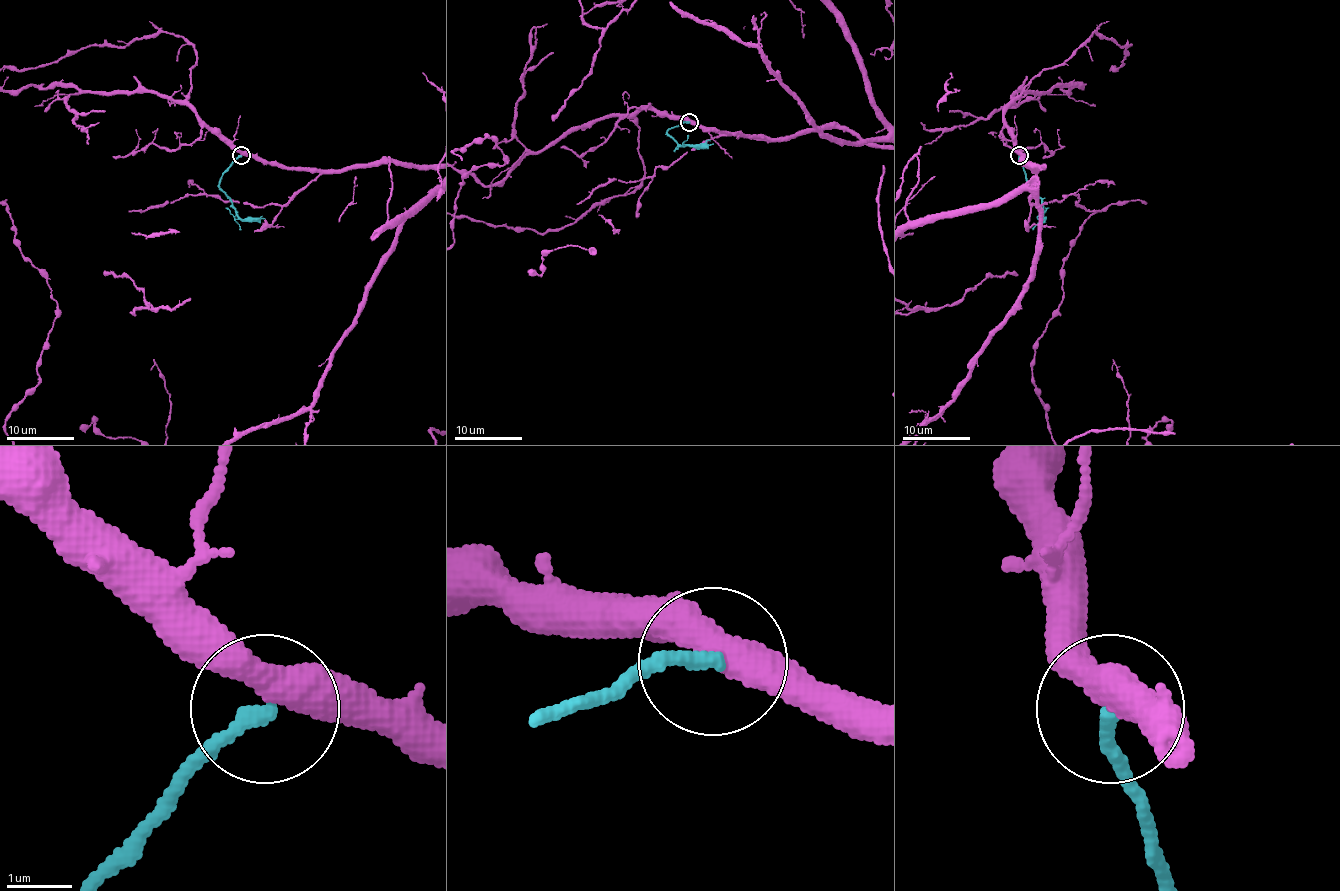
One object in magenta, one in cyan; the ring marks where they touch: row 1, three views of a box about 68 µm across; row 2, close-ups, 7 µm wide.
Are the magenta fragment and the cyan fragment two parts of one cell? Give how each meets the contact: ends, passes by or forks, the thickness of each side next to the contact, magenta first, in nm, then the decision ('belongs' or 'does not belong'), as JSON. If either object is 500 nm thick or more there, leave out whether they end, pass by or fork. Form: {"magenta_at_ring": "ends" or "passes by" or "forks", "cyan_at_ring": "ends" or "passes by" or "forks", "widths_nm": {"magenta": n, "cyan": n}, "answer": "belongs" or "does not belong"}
{"magenta_at_ring": "passes by", "cyan_at_ring": "ends", "widths_nm": {"magenta": 460, "cyan": 240}, "answer": "does not belong"}

